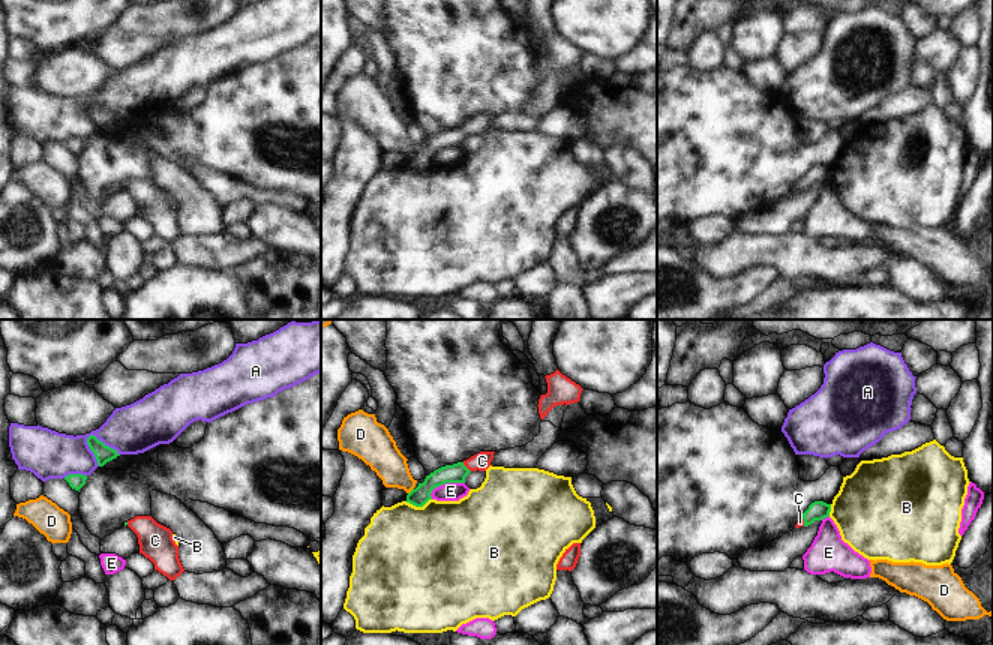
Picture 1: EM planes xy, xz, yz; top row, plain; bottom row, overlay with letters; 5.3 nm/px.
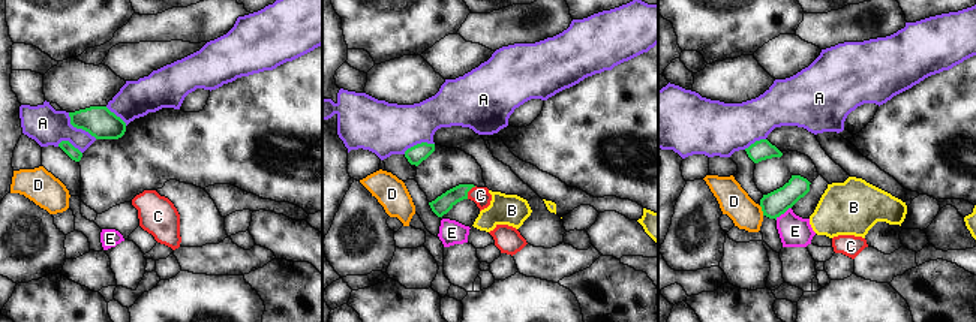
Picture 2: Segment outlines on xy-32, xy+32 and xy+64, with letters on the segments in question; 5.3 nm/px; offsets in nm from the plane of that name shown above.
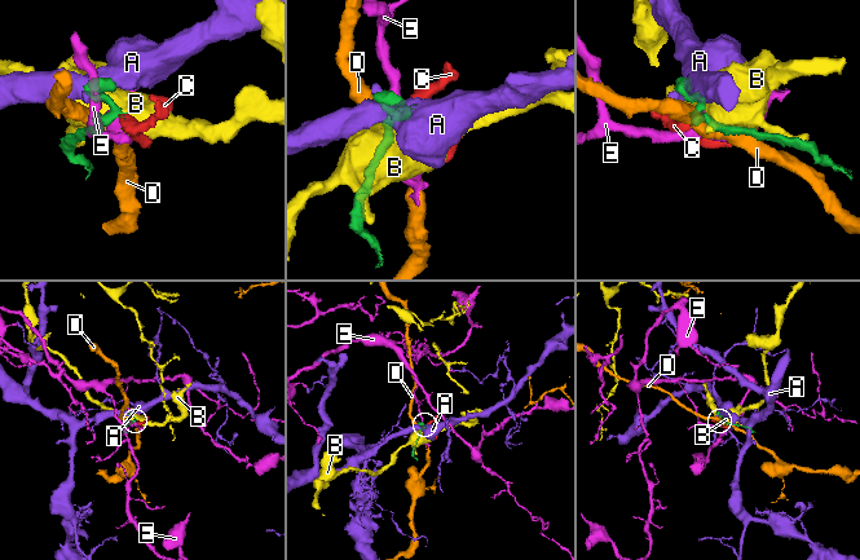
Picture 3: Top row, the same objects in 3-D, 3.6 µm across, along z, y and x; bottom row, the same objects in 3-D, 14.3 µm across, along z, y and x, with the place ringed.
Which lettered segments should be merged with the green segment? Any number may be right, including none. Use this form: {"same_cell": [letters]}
{"same_cell": ["C"]}

